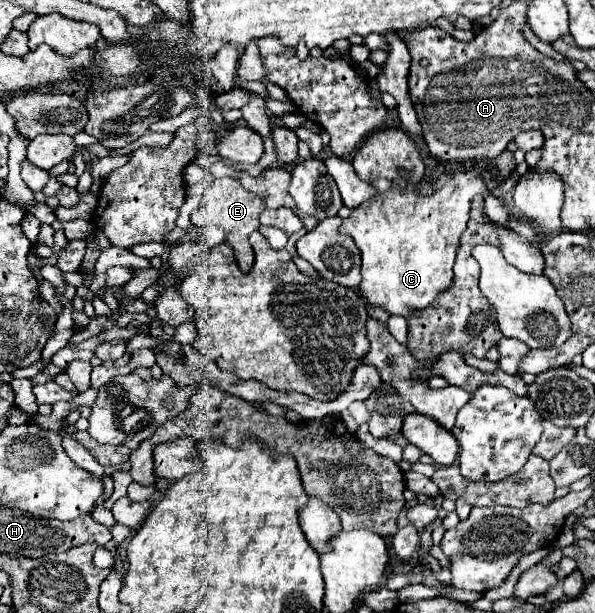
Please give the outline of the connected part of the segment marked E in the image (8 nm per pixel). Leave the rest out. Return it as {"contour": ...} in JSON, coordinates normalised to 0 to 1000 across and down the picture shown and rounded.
{"contour":[[[375,289],[358,292],[355,302],[345,308],[338,334],[321,347],[324,367],[368,367],[382,377],[382,393],[395,409],[395,423],[408,445],[418,445],[425,436],[425,406],[418,396],[418,383],[435,374],[435,347],[445,341],[445,331],[435,318],[415,312],[405,305],[405,299],[395,289]]]}

